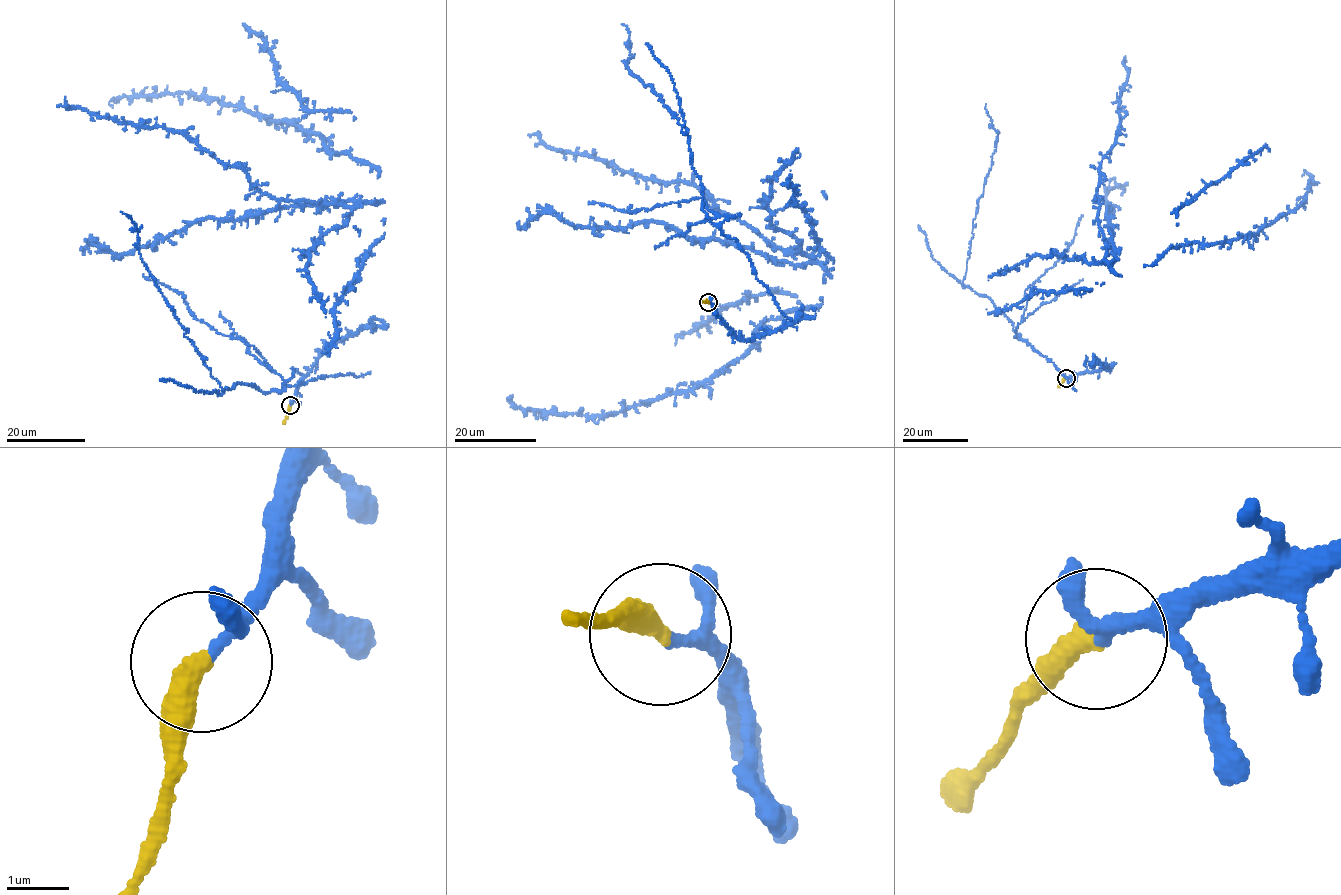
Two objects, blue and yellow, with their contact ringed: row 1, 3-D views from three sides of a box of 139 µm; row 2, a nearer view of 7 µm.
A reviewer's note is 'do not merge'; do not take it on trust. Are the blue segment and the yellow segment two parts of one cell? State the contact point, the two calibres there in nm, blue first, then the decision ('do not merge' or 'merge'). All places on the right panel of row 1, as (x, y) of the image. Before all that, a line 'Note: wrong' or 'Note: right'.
Note: wrong
place (1066, 378); calibres 150 and 380 nm; merge

